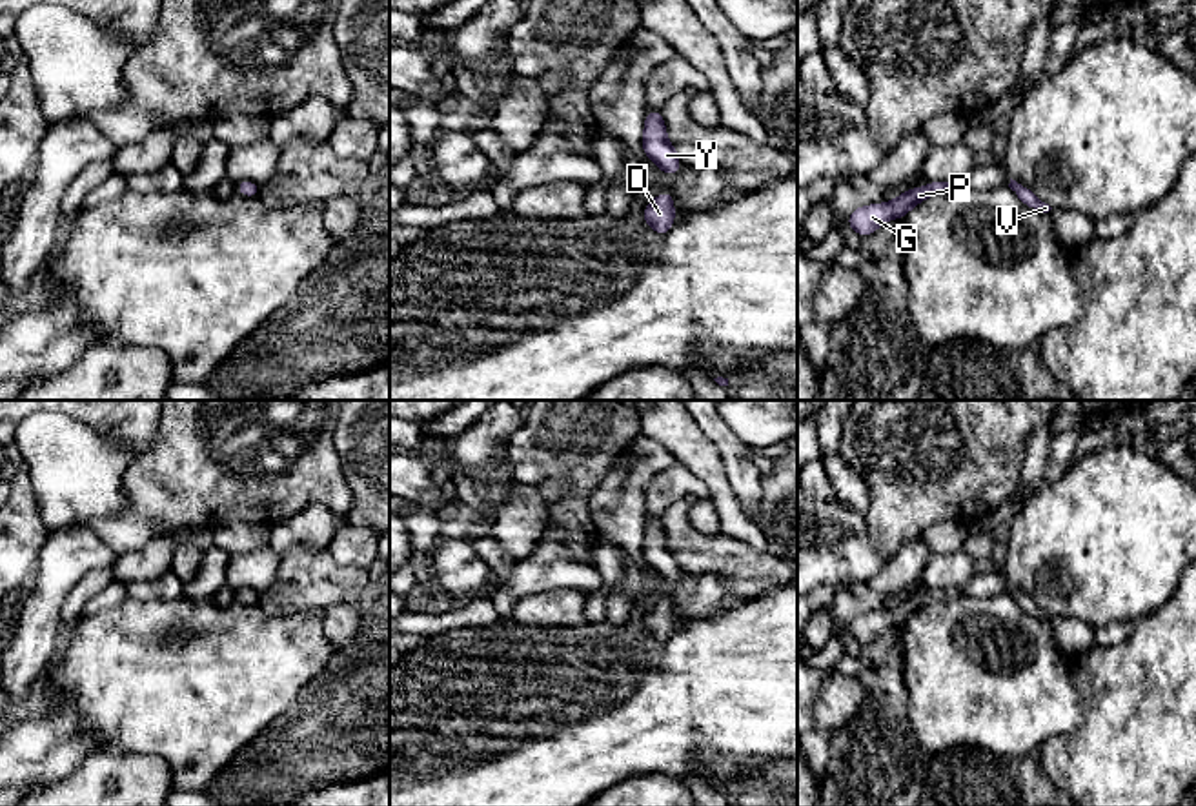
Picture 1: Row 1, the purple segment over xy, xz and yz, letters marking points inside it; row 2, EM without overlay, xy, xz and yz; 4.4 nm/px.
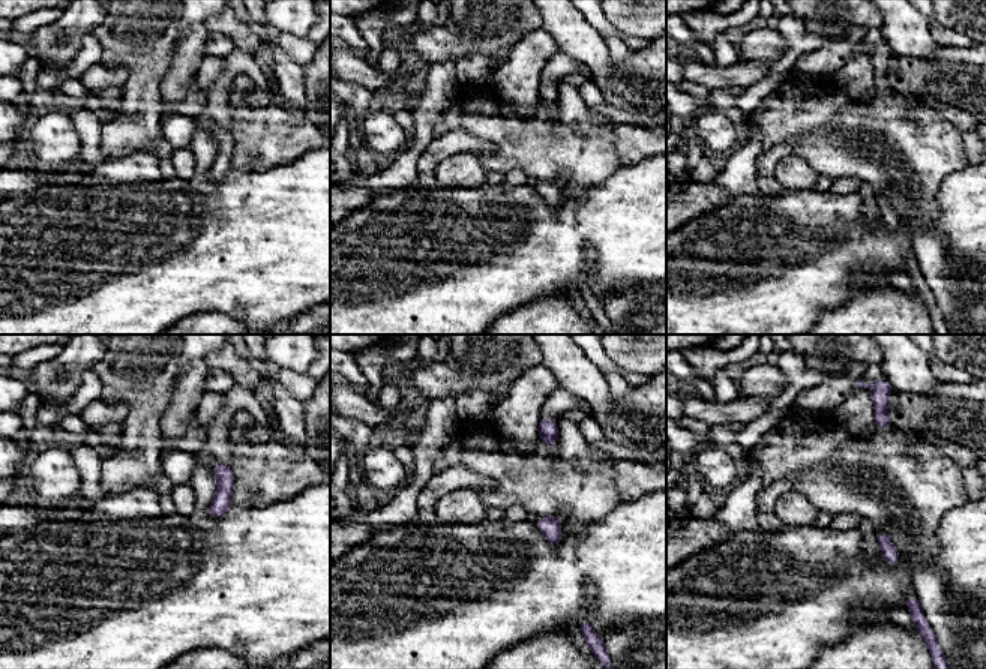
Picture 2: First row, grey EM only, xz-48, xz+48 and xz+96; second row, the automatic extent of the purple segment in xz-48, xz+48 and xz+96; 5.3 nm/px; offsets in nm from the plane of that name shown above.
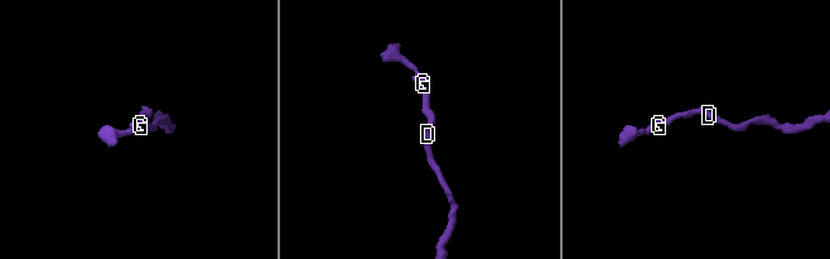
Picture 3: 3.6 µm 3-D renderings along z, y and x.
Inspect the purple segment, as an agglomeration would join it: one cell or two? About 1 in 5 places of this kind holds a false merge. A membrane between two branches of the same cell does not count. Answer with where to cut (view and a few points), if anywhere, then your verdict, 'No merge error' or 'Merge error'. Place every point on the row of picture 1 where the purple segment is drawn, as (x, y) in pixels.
No split. No merge error

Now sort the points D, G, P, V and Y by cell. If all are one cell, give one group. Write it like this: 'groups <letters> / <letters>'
groups D G P V Y

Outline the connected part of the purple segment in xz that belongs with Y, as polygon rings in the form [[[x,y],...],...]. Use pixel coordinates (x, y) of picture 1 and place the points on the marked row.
[[[648,107],[641,147],[646,156],[666,175],[675,176],[679,173],[681,160],[674,144],[666,140],[666,126],[661,111]]]

